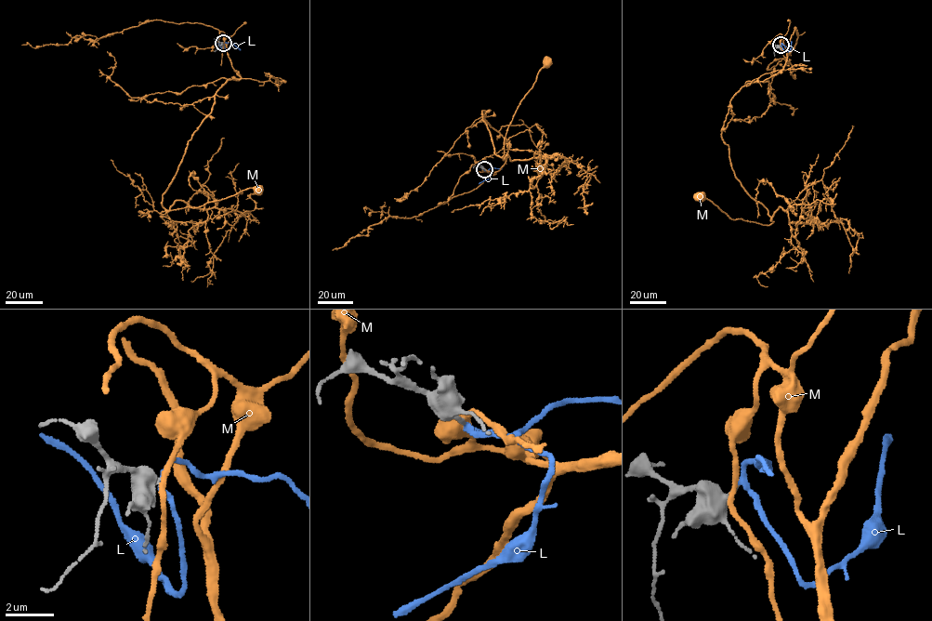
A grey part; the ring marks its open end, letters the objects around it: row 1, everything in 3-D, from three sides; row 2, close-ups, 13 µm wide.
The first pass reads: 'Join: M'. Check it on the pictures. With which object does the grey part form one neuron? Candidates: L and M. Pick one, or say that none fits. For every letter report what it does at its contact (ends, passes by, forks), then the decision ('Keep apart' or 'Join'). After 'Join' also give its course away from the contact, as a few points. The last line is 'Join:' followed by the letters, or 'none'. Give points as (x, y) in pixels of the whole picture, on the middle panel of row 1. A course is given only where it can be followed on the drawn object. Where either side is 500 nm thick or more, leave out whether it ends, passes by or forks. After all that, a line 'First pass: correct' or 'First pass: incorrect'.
L: It passes by. Join. Its course: (484, 169), (490, 174), (479, 183)
M: It passes by. Keep apart
Join: L
First pass: incorrect

